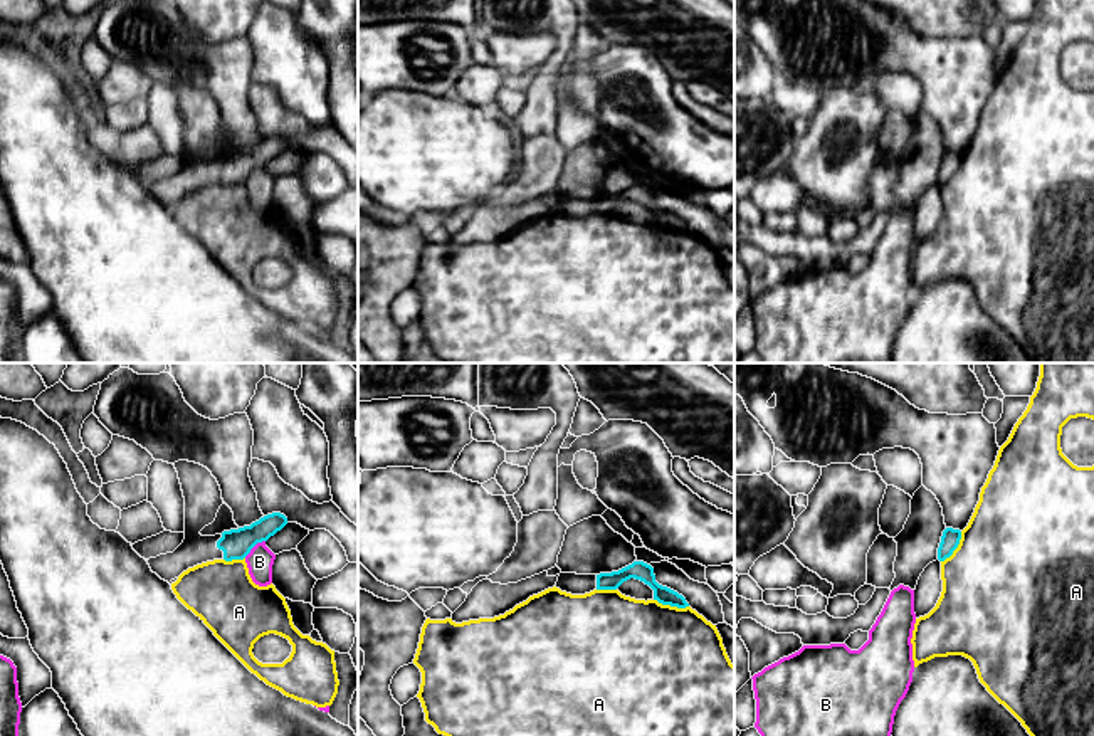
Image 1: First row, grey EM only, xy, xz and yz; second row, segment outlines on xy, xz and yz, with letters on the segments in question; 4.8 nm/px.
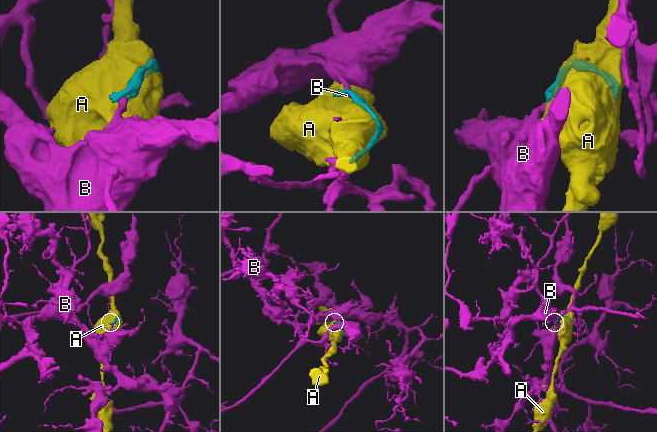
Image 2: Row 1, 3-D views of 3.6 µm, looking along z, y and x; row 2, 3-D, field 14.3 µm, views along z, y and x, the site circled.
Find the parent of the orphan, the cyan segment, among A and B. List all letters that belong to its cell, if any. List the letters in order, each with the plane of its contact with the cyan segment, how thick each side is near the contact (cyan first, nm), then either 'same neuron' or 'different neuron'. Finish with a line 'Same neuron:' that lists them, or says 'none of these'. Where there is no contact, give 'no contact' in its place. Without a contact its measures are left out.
A: meets cyan in xz; 90 nm thick on the cyan side, 500 nm on the other; different neuron
B: meets cyan in xy; 140 nm thick on the cyan side, 130 nm on the other; different neuron
Same neuron: none of these

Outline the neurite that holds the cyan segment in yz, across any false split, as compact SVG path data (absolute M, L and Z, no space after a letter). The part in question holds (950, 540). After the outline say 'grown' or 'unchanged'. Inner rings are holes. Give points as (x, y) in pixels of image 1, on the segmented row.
M946 528L943 531L941 543L938 548L938 560L944 561L946 558L949 558L953 551L958 548L960 539L961 539L960 529Z | unchanged

